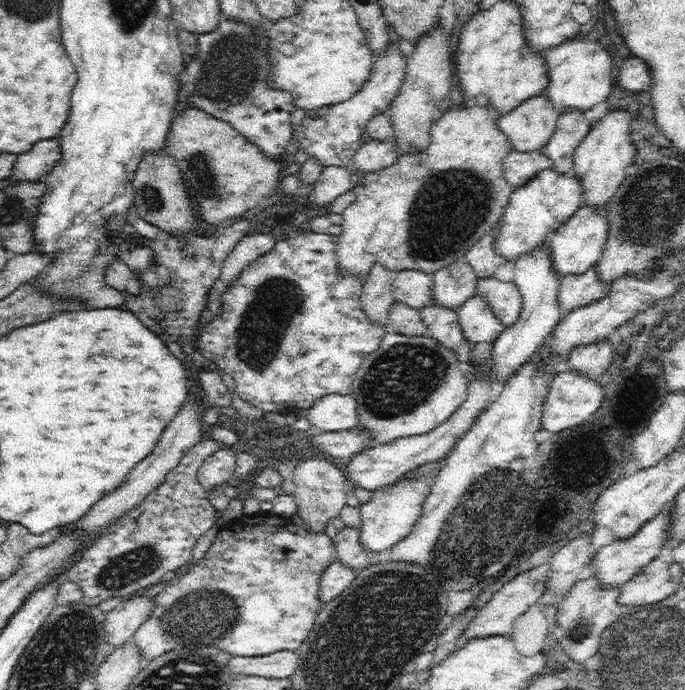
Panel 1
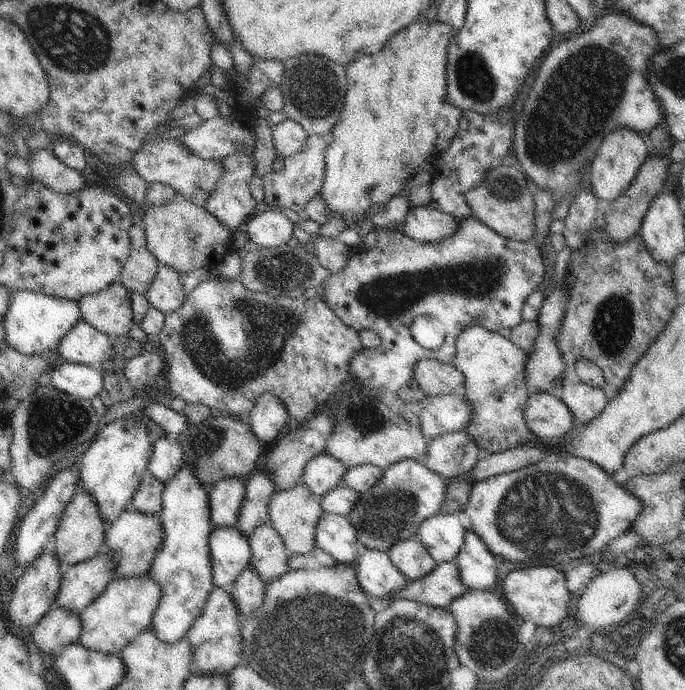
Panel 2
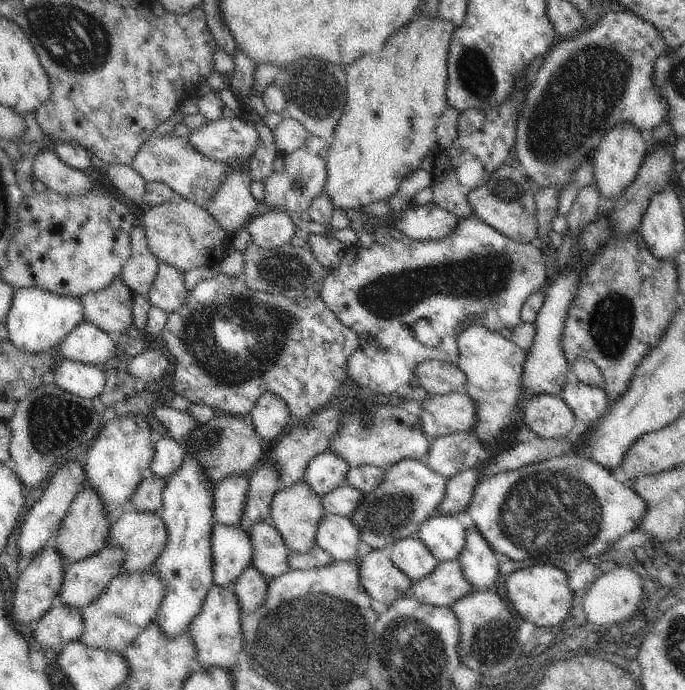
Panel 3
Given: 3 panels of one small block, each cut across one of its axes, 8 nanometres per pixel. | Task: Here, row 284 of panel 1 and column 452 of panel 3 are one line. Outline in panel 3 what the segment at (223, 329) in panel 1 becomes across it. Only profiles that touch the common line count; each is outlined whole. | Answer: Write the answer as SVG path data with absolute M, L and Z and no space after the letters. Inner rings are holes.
M474 215L471 217L460 220L456 225L456 228L452 231L452 234L448 234L440 240L429 241L417 241L412 240L409 236L401 233L394 226L390 225L374 225L374 230L370 232L373 234L374 242L369 248L359 246L356 250L356 256L354 256L354 262L350 260L346 264L346 254L343 254L342 260L335 269L329 271L323 280L322 289L318 292L319 297L324 301L324 304L340 319L340 322L351 328L358 335L360 344L354 354L350 355L347 360L346 372L347 377L351 378L362 388L368 387L372 392L378 395L391 395L396 393L396 390L402 386L402 384L410 385L414 384L416 380L416 367L425 360L438 359L445 363L456 363L459 357L459 344L458 338L461 332L464 332L470 324L478 325L482 324L487 329L492 331L504 330L504 328L515 329L522 323L521 310L524 306L524 301L534 293L545 290L550 283L550 279L546 275L546 264L544 263L544 255L540 250L538 243L521 243L517 240L508 238L503 234L500 234L496 229L493 229L489 224L486 224L481 218ZM419 320L427 320L432 326L442 330L442 338L440 346L436 345L435 348L424 348L424 344L419 342L419 338L415 335L413 328ZM366 334L374 336L379 341L379 345L376 346L366 341Z

